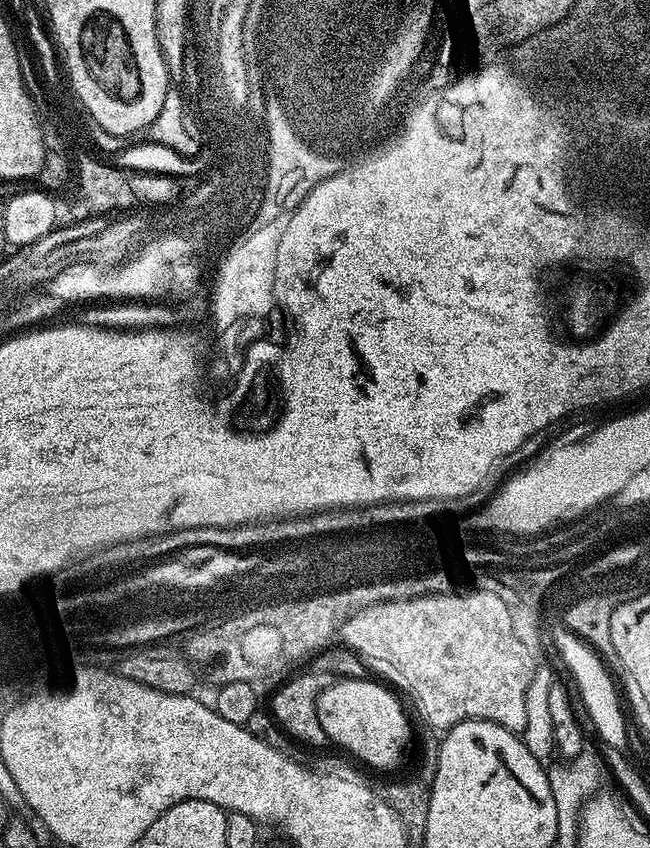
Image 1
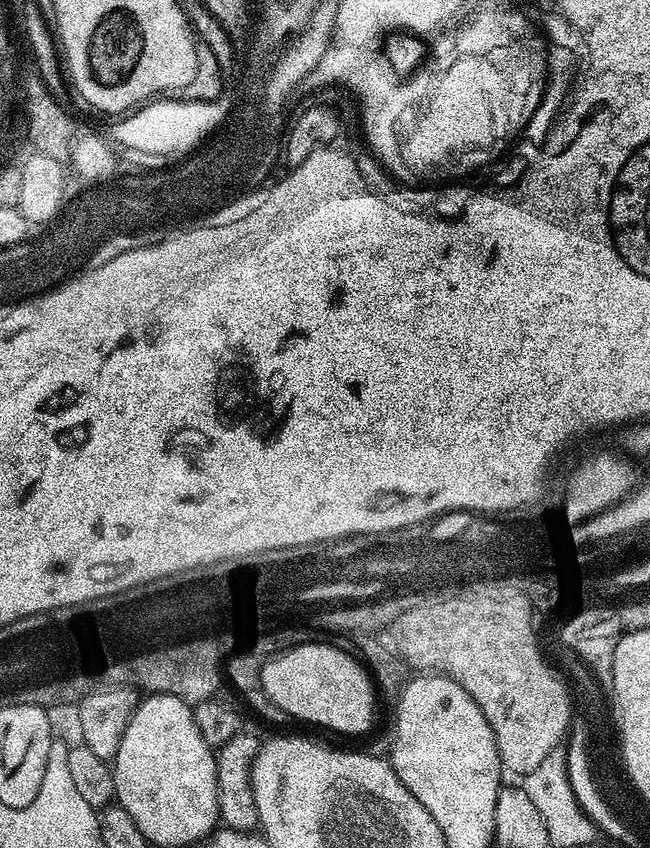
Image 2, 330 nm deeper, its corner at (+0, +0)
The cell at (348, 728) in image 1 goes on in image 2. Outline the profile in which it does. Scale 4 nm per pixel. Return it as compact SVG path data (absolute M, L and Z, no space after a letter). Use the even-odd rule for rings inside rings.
M297 643L298 660L284 660L279 654L262 666L262 686L286 715L295 720L305 720L344 736L360 736L372 728L372 711L376 696L372 693L374 681L365 665L355 655L343 652L332 644Z

